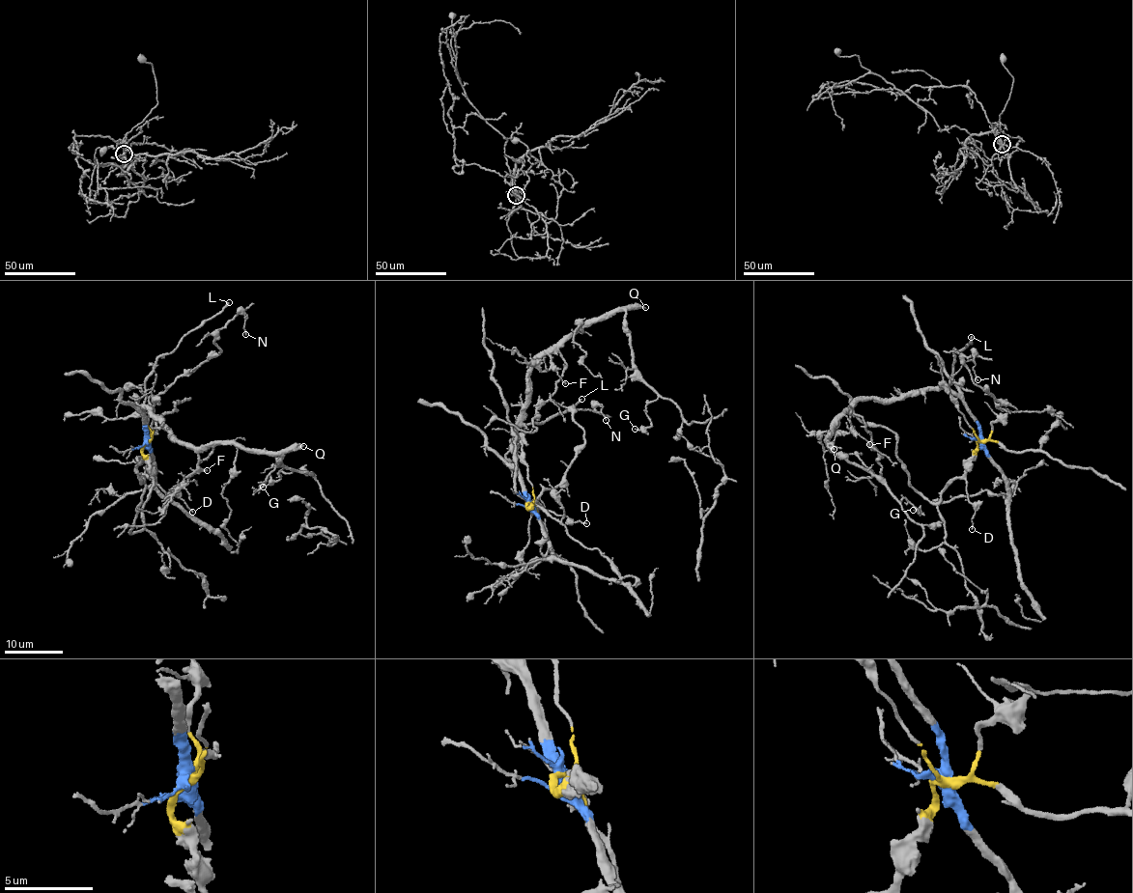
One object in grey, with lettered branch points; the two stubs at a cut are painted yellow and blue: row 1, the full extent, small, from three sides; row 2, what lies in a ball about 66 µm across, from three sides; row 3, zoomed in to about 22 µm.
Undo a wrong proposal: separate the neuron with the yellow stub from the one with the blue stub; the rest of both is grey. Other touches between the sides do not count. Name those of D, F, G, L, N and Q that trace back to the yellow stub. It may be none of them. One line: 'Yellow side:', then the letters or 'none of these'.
Yellow side: D, N

